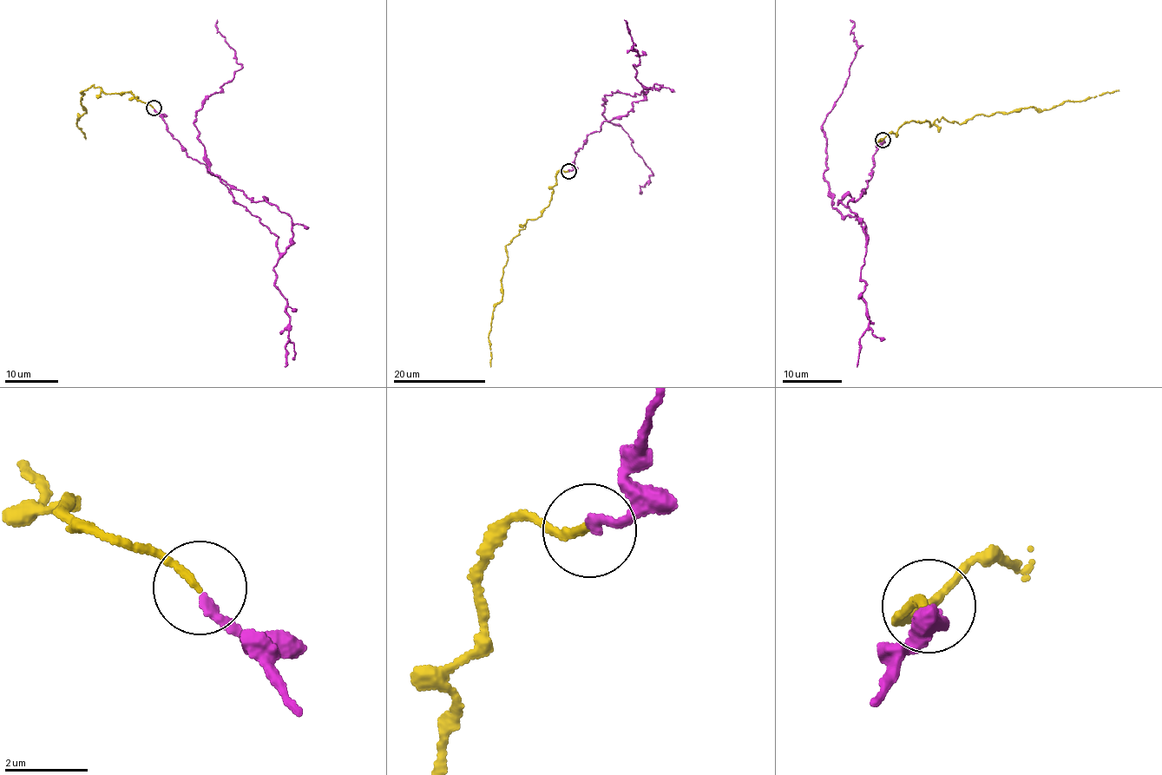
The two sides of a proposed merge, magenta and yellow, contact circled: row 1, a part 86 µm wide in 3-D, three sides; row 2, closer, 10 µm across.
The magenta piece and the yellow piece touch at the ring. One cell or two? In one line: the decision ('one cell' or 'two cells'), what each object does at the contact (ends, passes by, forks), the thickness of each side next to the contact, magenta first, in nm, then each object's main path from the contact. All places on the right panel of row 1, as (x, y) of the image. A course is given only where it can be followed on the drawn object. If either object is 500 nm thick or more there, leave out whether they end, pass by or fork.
one cell | magenta ends | yellow ends | 200/170 nm | magenta via (882, 141), (862, 197), (837, 204), (866, 235), (823, 177), (822, 126), (856, 52), (850, 19) | yellow via (882, 139), (913, 121), (927, 121), (929, 126), (942, 118), (961, 124), (980, 114), (1049, 108), (1119, 90)

